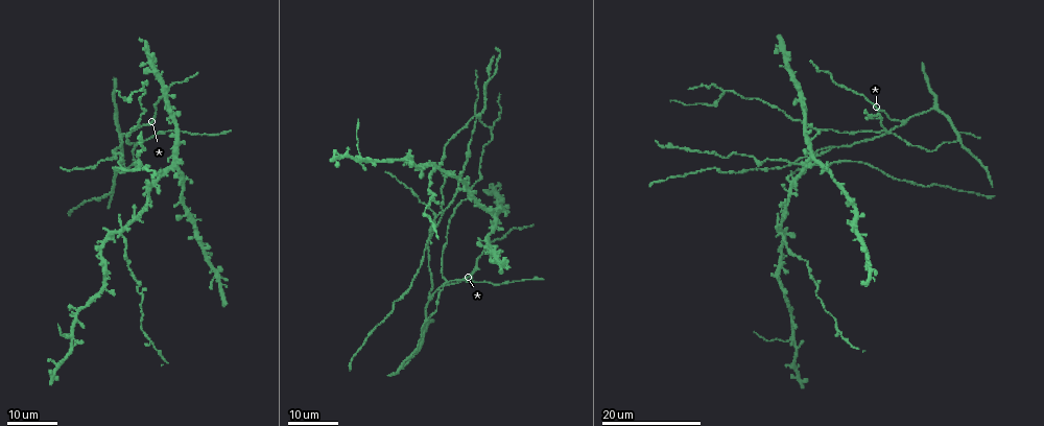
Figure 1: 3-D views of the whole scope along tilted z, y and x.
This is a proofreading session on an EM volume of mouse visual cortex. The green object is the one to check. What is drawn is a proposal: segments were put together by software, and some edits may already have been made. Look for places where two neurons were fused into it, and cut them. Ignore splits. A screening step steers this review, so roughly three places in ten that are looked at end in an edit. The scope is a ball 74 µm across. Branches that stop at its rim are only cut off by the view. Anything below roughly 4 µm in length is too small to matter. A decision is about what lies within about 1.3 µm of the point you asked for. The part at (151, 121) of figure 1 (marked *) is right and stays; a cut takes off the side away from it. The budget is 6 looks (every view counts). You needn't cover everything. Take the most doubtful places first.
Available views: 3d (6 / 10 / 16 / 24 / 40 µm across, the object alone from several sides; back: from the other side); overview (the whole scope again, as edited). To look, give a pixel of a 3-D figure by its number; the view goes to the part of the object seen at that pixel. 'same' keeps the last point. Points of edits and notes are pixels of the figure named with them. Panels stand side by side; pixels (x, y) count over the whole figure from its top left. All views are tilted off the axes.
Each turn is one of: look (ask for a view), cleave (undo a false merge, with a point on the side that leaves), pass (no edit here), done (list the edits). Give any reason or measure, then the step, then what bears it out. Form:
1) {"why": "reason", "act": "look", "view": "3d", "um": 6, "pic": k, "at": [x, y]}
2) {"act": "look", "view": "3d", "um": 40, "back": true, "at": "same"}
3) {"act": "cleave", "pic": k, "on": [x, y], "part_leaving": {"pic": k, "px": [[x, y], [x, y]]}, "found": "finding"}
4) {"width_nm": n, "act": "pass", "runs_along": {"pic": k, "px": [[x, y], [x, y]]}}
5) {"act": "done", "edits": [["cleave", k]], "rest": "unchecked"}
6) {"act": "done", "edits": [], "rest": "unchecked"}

{"why": "small branch off a trunk", "act": "look", "view": "3d", "um": 24, "pic": 1, "at": [793, 339]}

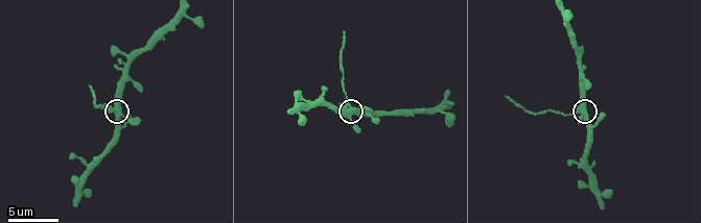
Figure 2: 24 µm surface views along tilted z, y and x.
{"act": "look", "view": "3d", "um": 6, "pic": 2, "at": [582, 110]}

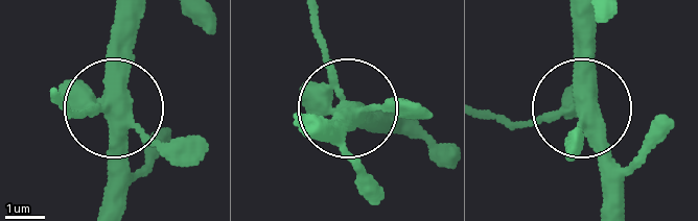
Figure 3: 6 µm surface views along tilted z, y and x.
{"act": "cleave", "pic": 3, "on": [67, 108], "part_leaving": {"pic": 3, "px": [[557, 115], [522, 126], [486, 118]]}, "found": "two neurons meet here"}

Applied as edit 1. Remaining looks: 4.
{"why": "see it whole again", "act": "look", "view": "overview"}

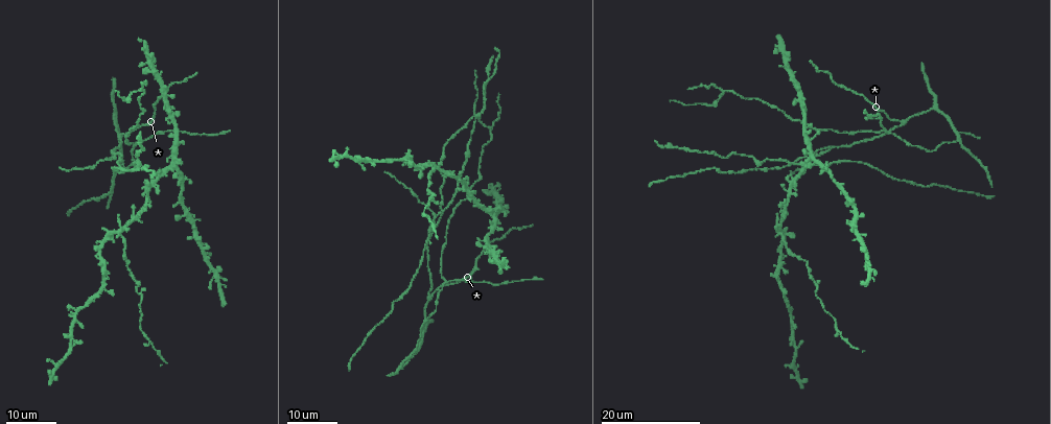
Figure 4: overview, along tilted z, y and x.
{"why": "four or more arms meet", "act": "look", "view": "3d", "um": 24, "pic": 4, "at": [119, 231]}

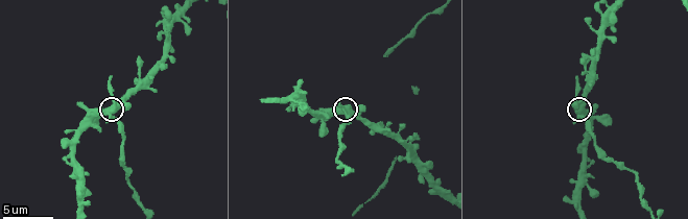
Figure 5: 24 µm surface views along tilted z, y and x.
{"act": "look", "view": "3d", "um": 10, "pic": 5, "at": [105, 114]}

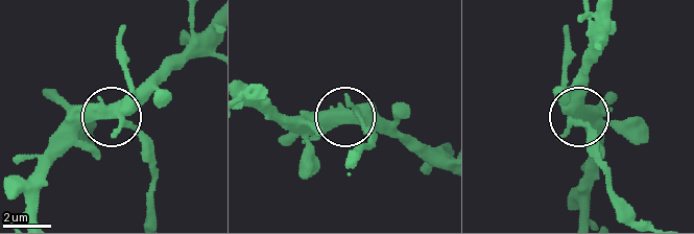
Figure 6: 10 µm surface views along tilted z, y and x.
{"arms": 4, "act": "cleave", "pic": 6, "on": [139, 137], "part_leaving": {"pic": 6, "px": [[121, 118], [141, 142], [153, 211]]}, "found": "two neurons meet here"}

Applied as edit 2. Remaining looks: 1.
{"why": "looks like a crossing", "act": "look", "view": "3d", "um": 10, "pic": 5, "at": [602, 17]}

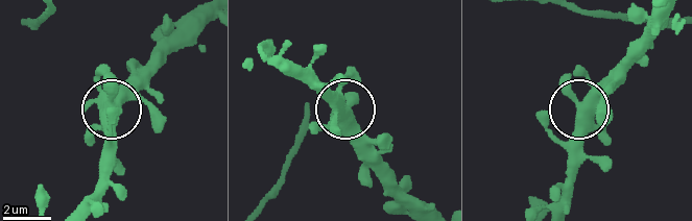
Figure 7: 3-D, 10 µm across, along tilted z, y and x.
{"side_arm_um": 52, "act": "pass", "runs_along": {"pic": 7, "px": [[657, 10], [578, 107], [576, 165]]}, "found": "all the same neuron"}

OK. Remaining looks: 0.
{"act": "done", "edits": [["cleave", 3], ["cleave", 6]], "rest": "unchecked"}

